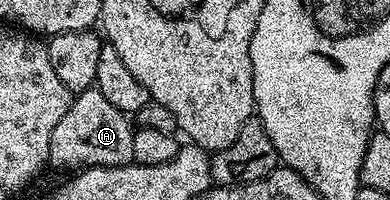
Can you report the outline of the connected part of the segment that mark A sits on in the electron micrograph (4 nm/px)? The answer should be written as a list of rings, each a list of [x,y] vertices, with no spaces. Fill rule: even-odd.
[[[80,91],[65,109],[65,117],[57,121],[53,137],[49,137],[49,163],[55,167],[100,167],[125,165],[133,160],[133,137],[136,128],[132,120],[117,105],[112,105],[100,91]]]

